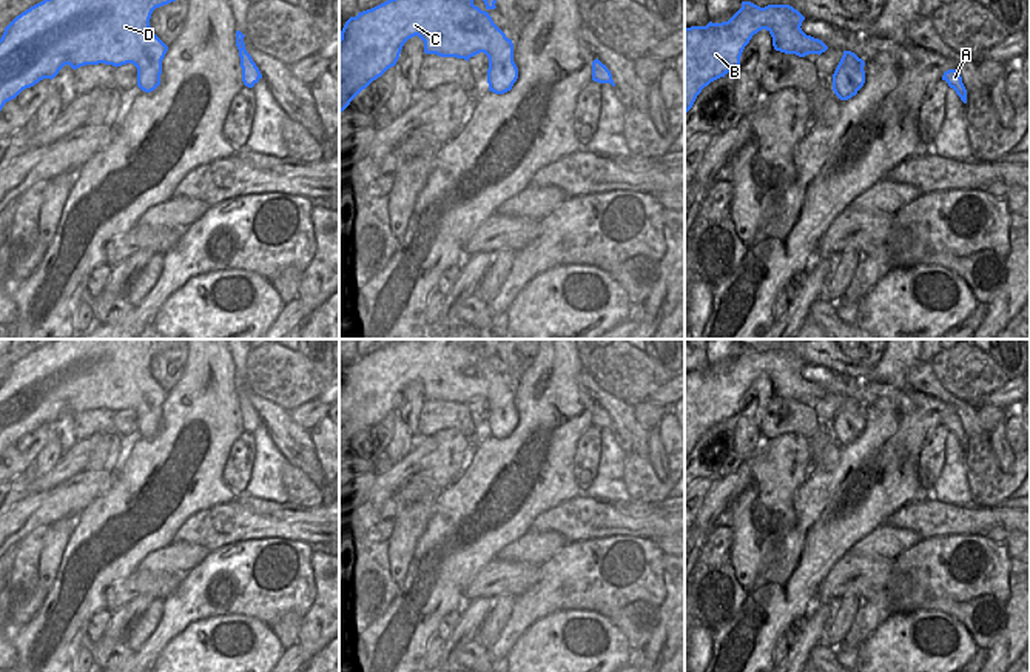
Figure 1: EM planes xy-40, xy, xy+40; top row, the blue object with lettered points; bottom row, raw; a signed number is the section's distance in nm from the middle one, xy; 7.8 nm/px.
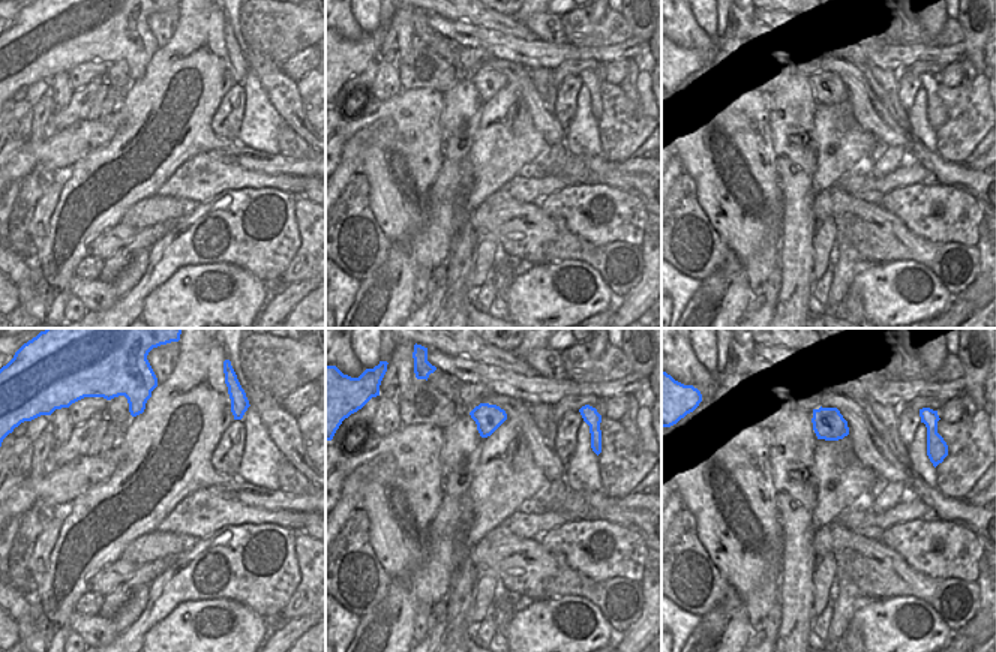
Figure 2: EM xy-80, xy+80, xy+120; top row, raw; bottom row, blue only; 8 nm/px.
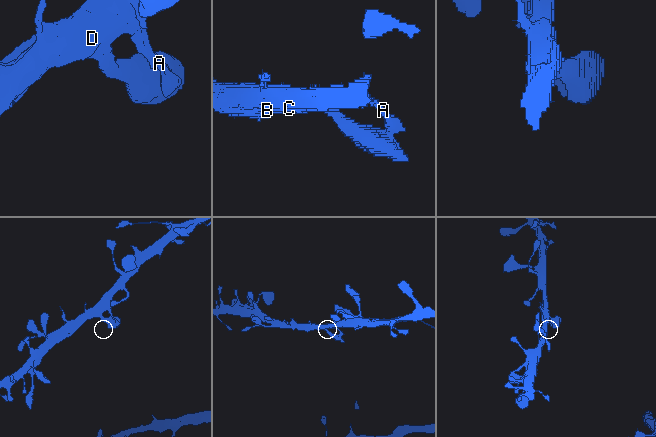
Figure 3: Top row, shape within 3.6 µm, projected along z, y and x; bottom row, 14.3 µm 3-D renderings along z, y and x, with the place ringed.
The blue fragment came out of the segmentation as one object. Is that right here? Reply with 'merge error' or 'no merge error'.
no merge error

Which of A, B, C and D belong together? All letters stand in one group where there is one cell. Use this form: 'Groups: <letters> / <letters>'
Groups: A B C D

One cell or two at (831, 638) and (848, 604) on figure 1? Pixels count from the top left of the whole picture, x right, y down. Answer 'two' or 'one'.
one

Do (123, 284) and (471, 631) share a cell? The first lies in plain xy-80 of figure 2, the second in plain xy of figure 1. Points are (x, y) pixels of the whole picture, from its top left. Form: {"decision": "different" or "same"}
{"decision": "different"}

